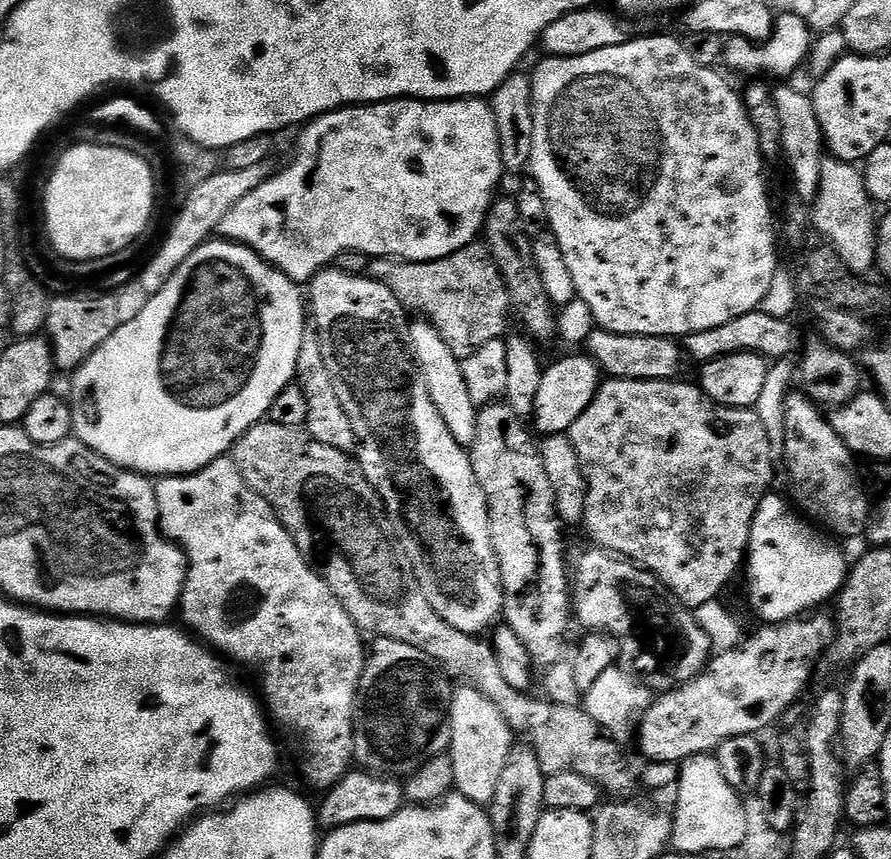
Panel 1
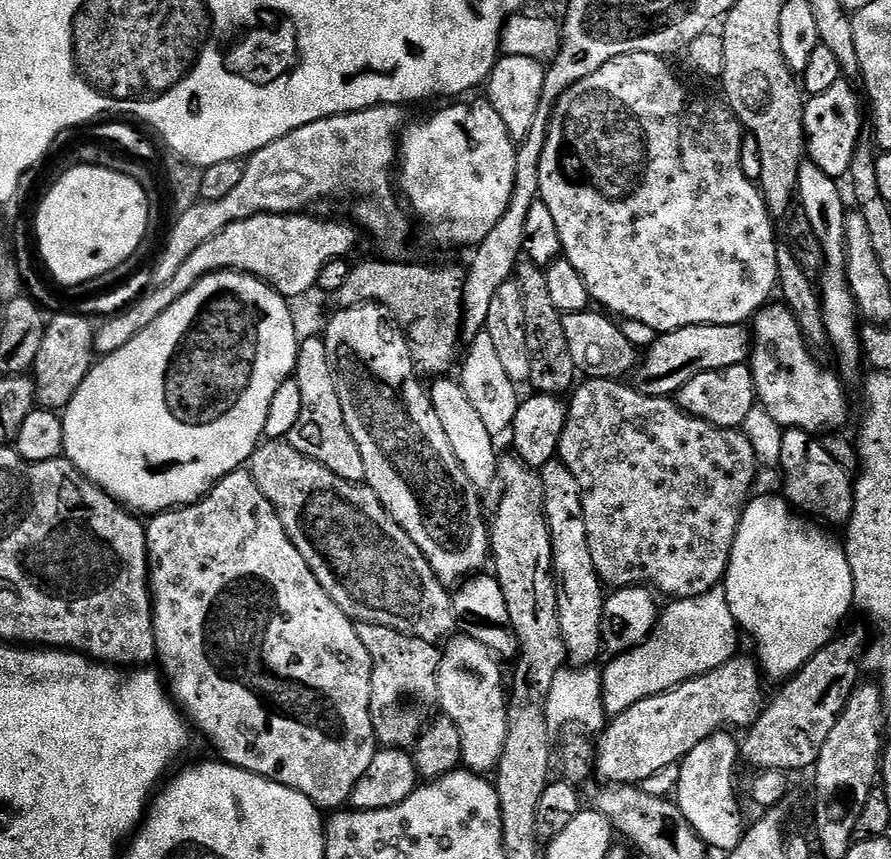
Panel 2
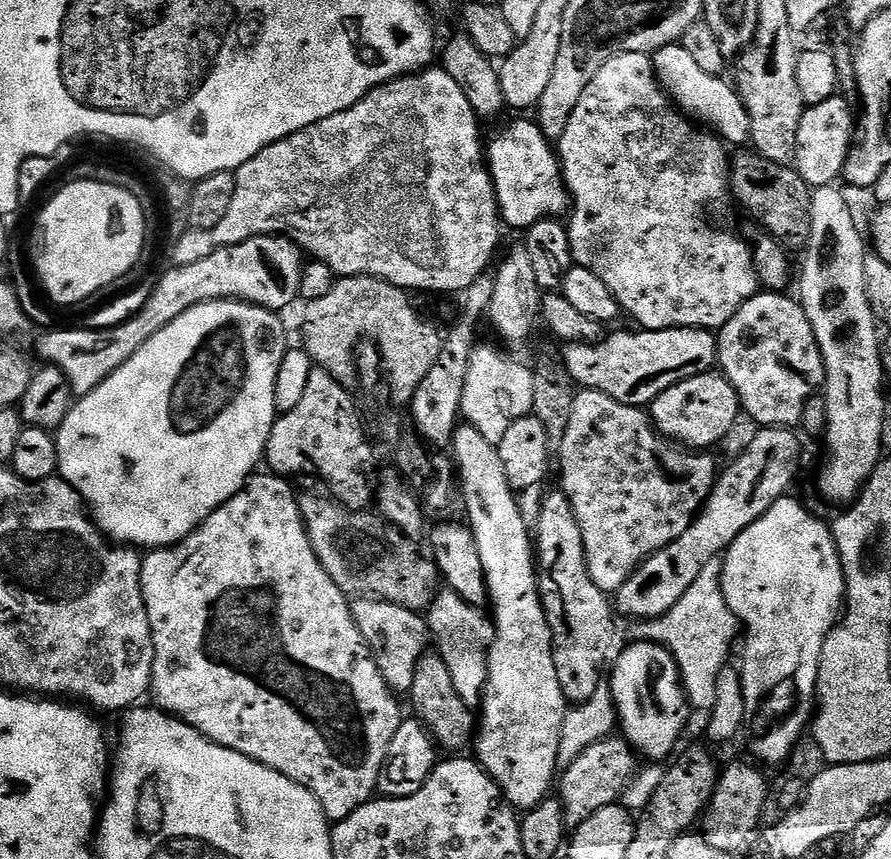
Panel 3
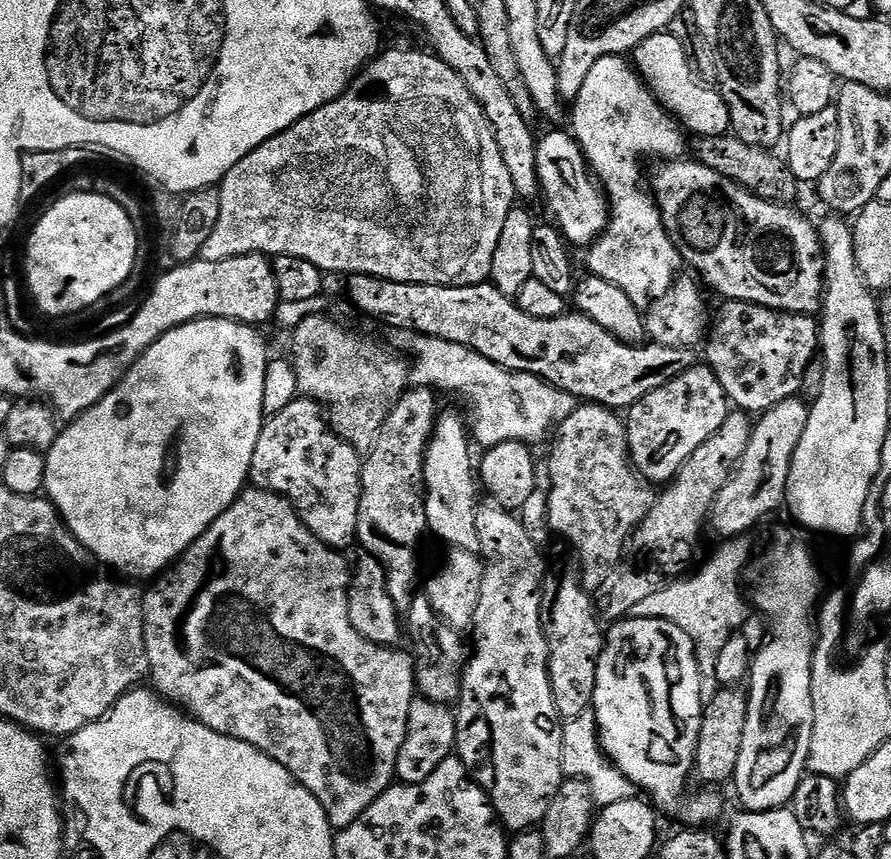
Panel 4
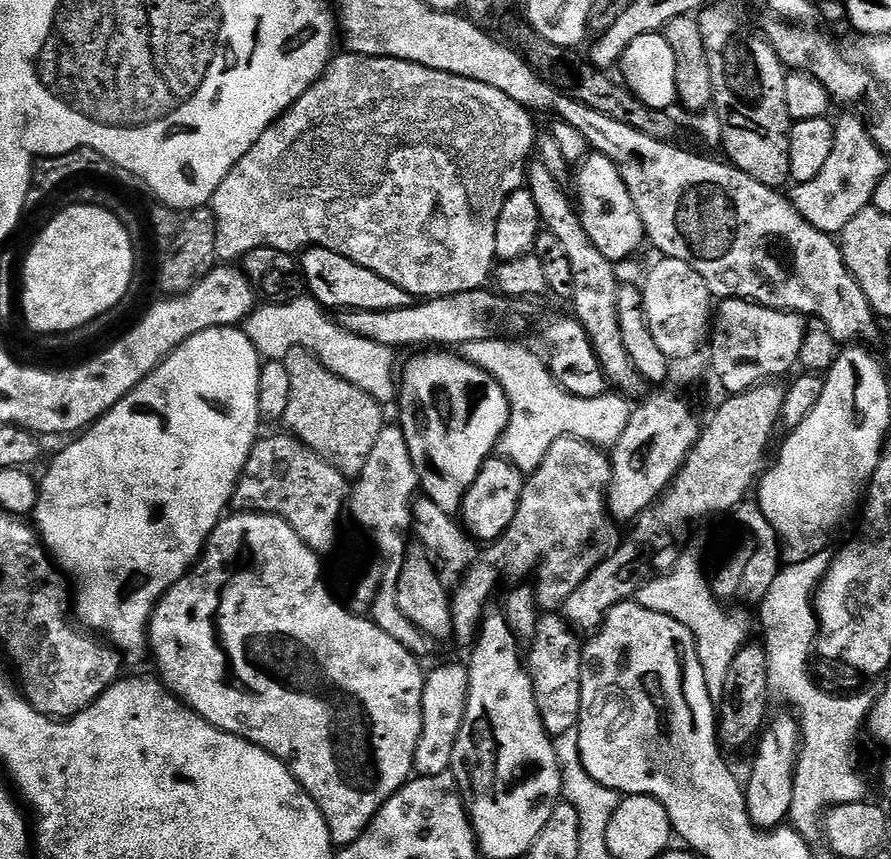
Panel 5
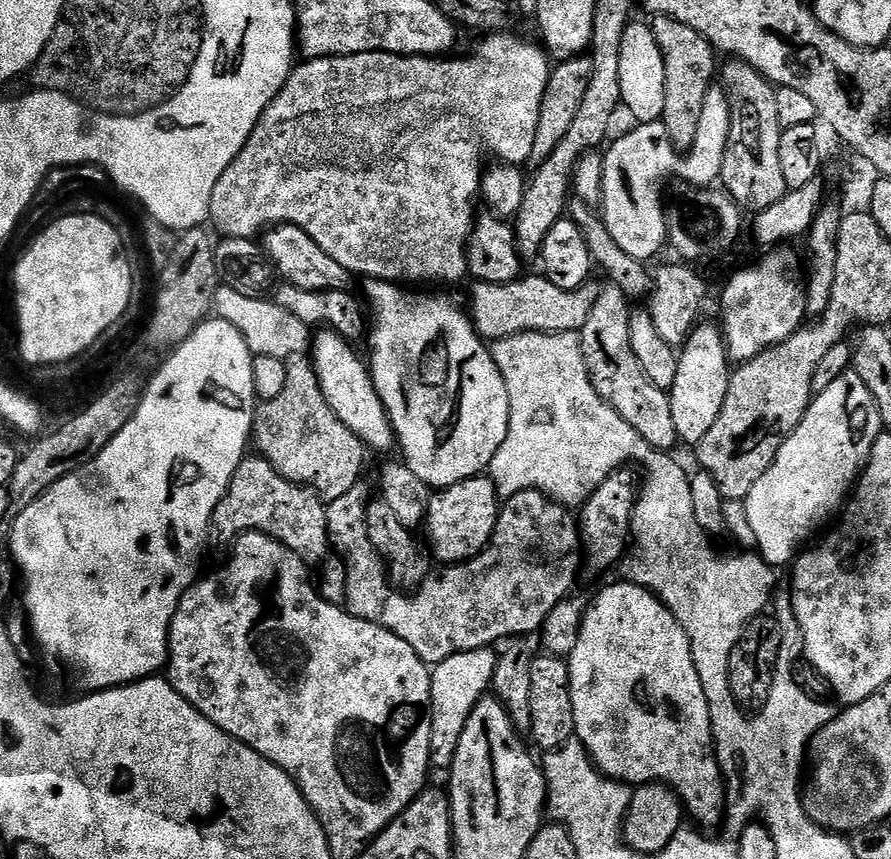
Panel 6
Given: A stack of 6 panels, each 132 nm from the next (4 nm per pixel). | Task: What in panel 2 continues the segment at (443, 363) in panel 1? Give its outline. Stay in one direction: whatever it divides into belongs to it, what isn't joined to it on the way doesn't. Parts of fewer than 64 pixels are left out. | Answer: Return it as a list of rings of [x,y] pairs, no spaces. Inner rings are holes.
[[[440,378],[433,384],[436,385],[431,385],[430,388],[432,405],[442,421],[442,430],[446,430],[446,439],[454,449],[454,458],[458,458],[458,462],[462,462],[462,470],[466,470],[466,478],[470,478],[478,490],[495,485],[500,475],[497,441],[490,434],[490,430],[486,430],[486,425],[478,415],[478,410],[474,410],[470,398],[466,398],[466,390],[456,378]]]

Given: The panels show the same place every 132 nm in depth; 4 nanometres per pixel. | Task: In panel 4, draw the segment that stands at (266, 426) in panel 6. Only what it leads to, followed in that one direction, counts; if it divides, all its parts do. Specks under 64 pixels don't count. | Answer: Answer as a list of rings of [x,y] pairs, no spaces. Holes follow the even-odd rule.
[[[328,314],[308,316],[291,333],[292,353],[290,359],[298,374],[299,395],[309,400],[315,400],[324,409],[332,430],[337,432],[347,444],[361,454],[372,451],[378,442],[378,434],[390,418],[390,410],[398,406],[398,402],[410,387],[410,364],[399,351],[379,344],[370,337],[360,337],[358,333],[343,328],[336,320],[331,320]]]

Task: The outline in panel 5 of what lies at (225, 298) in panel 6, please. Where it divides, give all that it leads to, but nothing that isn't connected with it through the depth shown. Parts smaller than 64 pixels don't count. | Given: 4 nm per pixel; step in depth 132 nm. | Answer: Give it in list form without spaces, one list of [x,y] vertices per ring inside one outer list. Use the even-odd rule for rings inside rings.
[[[305,294],[296,300],[287,302],[268,302],[268,305],[257,307],[256,311],[244,321],[242,331],[248,335],[250,342],[256,347],[257,352],[265,361],[282,360],[288,356],[292,348],[302,348],[306,352],[312,353],[316,359],[320,360],[326,370],[330,370],[340,380],[345,380],[348,384],[353,384],[358,392],[370,394],[382,406],[393,403],[398,392],[398,364],[396,368],[397,353],[391,346],[382,342],[374,342],[370,338],[362,338],[350,330],[346,330],[339,319],[331,320],[326,309]]]

